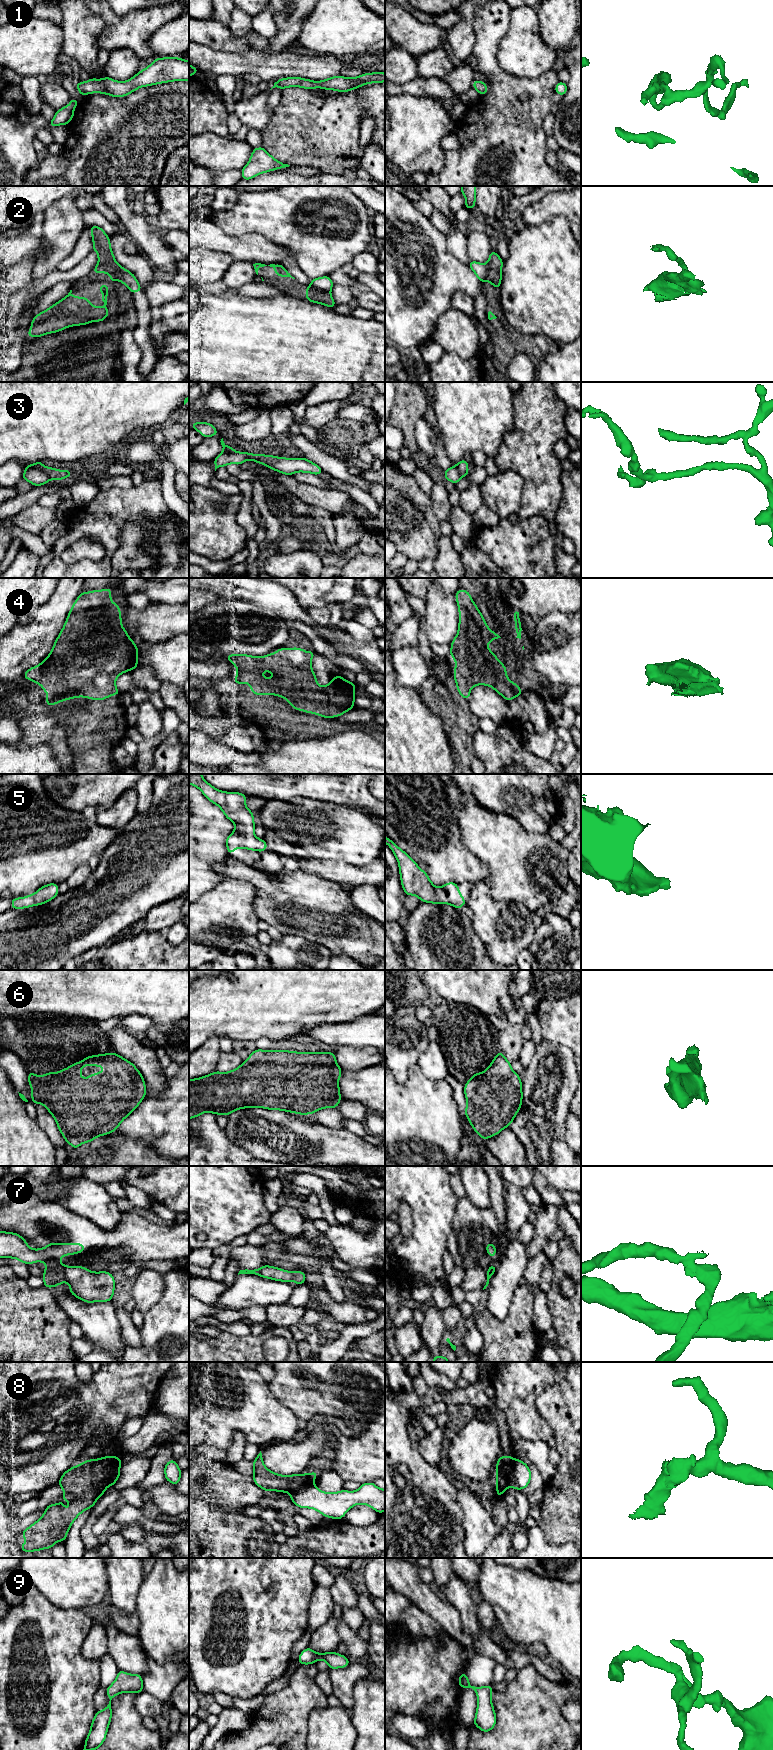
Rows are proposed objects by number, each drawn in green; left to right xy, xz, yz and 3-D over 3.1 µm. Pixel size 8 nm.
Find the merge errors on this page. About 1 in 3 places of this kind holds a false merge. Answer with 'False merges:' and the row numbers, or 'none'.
False merges: 2, 3, 7, 8

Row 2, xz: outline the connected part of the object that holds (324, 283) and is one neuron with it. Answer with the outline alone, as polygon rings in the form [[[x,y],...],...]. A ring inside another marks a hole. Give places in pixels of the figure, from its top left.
[[[323,276],[316,279],[311,279],[311,286],[315,289],[330,292],[334,283],[329,276]]]

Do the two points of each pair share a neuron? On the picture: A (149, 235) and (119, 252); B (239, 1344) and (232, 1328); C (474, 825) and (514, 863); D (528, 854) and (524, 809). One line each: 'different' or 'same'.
A: different
B: different
C: same
D: different

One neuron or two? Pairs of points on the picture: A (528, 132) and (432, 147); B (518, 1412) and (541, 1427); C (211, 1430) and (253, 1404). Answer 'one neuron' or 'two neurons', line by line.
A: two neurons
B: one neuron
C: one neuron

